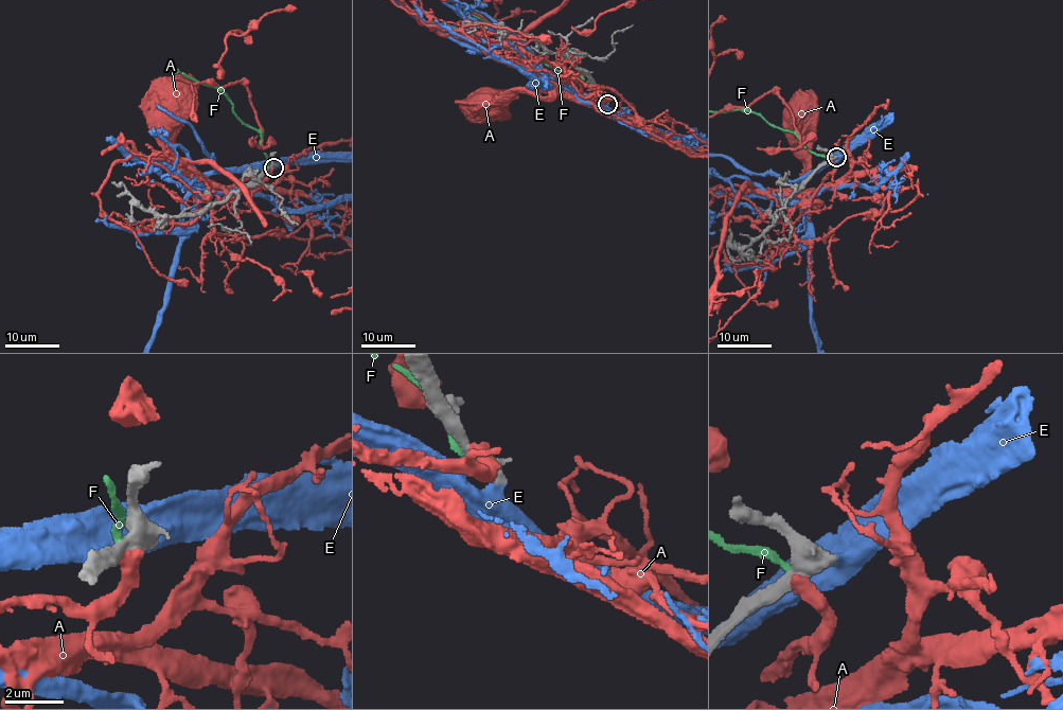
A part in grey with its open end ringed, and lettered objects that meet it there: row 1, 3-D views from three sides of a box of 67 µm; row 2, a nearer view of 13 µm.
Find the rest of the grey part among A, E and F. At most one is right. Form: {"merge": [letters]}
{"merge": ["E"]}

